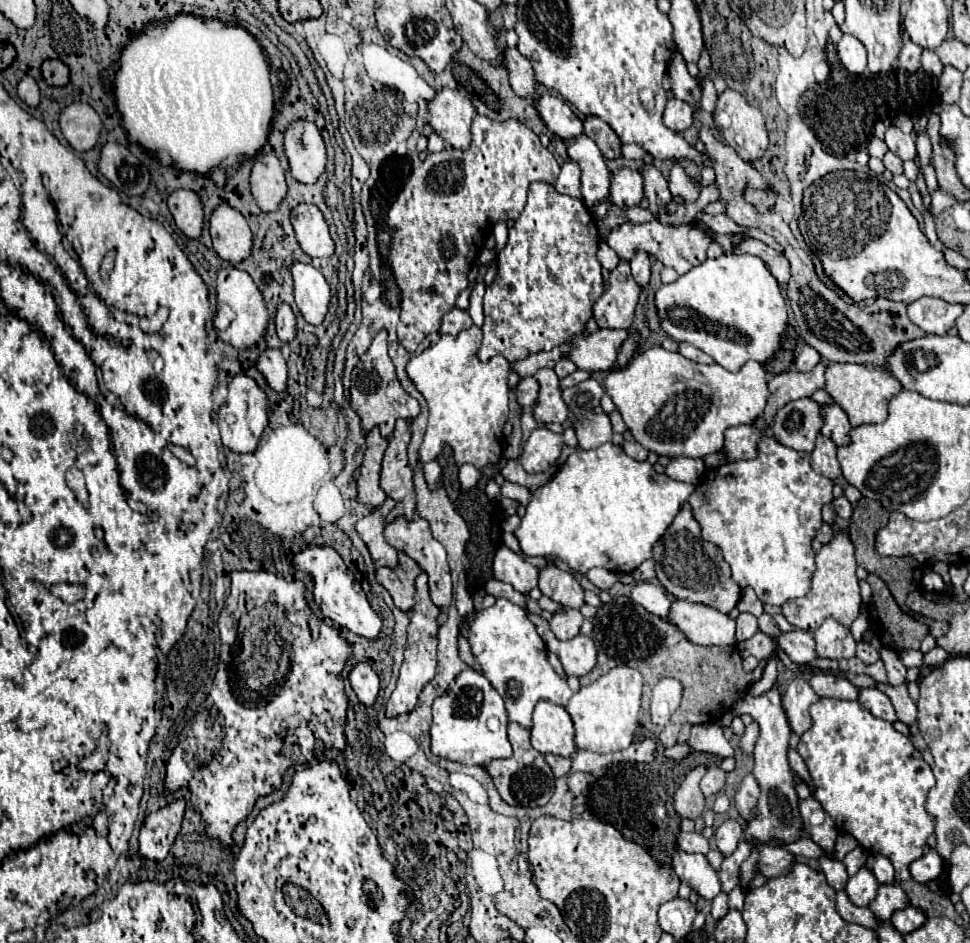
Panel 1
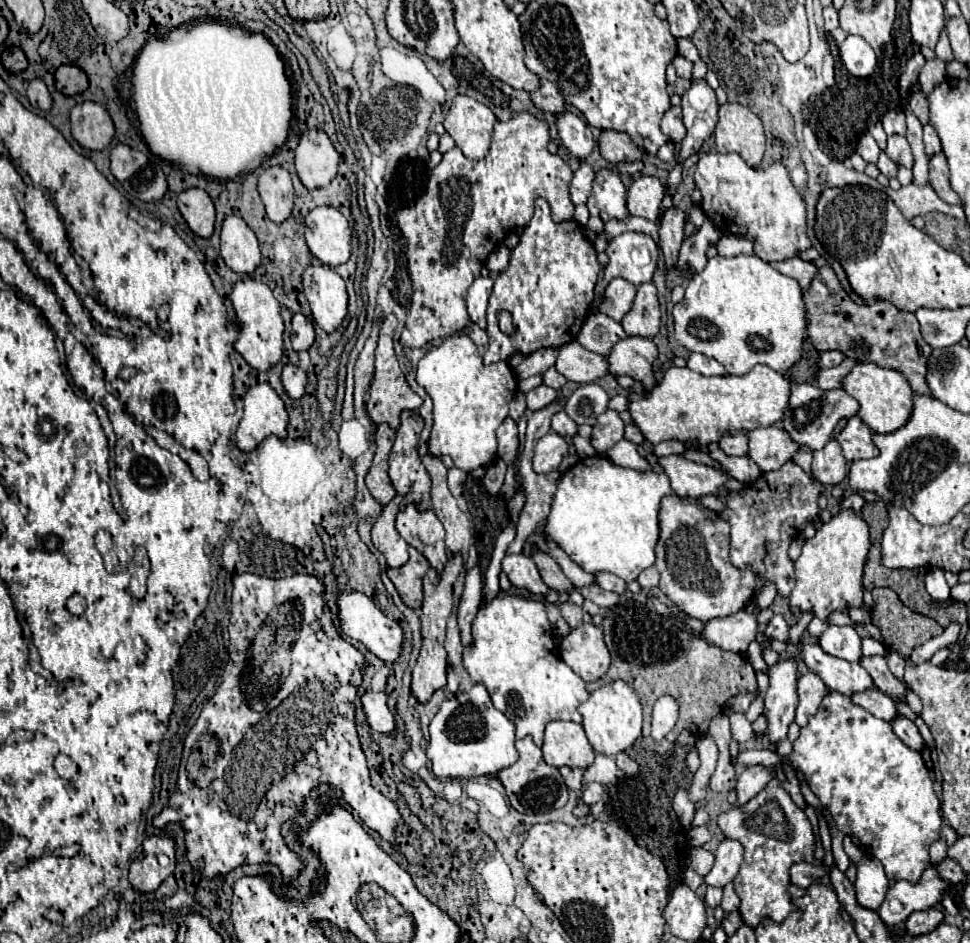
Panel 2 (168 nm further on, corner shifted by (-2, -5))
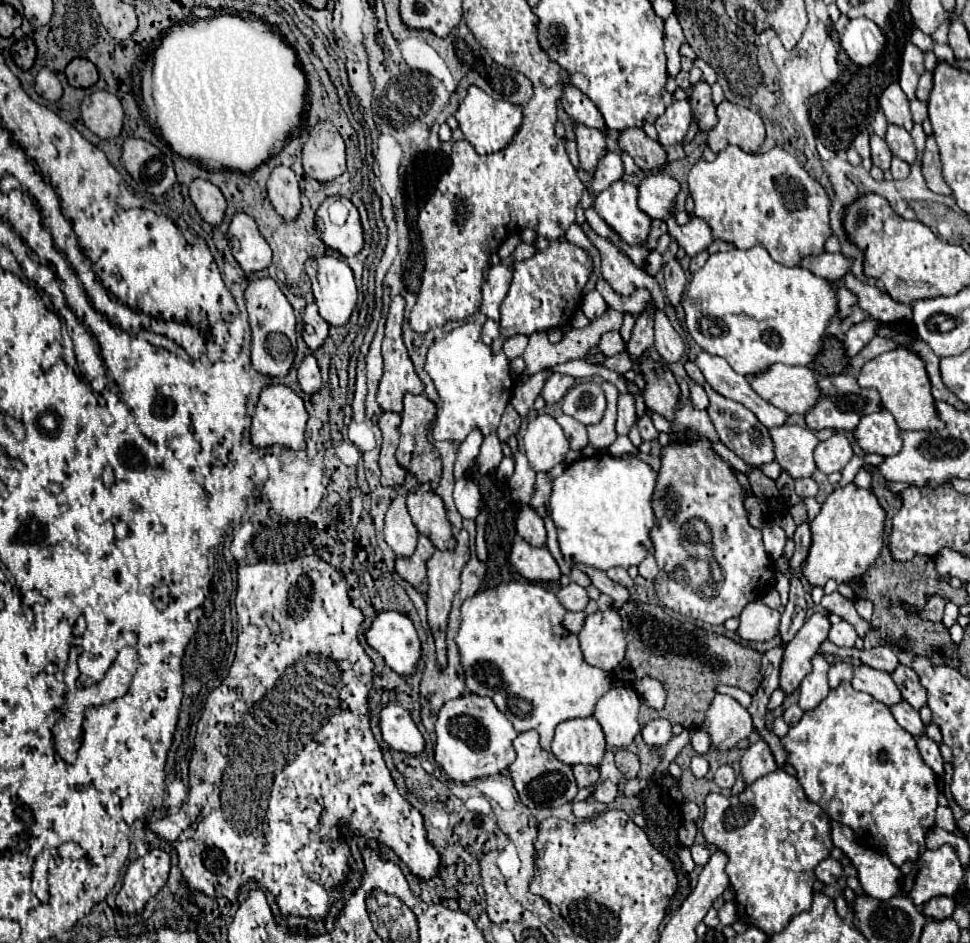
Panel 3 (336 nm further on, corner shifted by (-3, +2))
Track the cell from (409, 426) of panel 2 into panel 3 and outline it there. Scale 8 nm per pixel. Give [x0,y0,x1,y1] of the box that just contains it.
[396,395,442,489]

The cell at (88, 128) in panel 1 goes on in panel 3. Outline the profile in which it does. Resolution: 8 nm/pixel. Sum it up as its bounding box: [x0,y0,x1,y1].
[80,91,124,139]

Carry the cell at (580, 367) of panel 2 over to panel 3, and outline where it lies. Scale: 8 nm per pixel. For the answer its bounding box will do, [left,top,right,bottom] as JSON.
[598,351,640,373]

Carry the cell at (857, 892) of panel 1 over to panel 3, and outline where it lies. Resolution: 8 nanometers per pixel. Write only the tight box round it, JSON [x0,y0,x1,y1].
[830,821,902,901]

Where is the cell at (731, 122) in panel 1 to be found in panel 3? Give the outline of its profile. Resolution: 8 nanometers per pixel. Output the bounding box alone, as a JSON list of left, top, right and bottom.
[708,101,764,153]

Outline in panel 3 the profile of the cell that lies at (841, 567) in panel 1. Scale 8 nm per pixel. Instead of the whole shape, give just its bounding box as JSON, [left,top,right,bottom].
[802,483,886,587]

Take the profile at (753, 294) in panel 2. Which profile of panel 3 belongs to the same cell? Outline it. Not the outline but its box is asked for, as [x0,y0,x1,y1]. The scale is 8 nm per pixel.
[682,247,836,375]

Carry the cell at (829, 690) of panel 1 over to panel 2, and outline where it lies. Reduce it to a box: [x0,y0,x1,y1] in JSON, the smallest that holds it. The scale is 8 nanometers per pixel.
[851,690,899,722]

